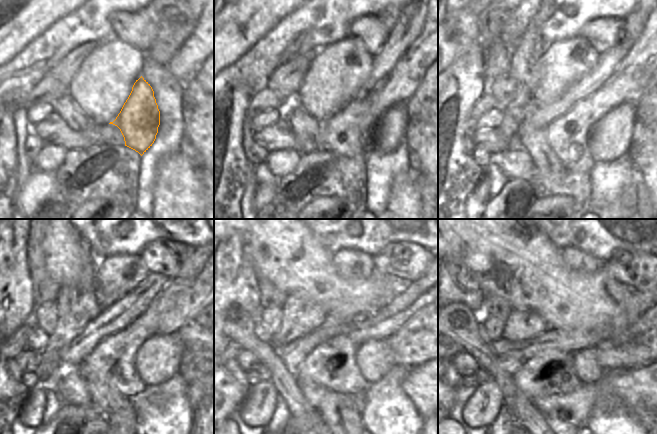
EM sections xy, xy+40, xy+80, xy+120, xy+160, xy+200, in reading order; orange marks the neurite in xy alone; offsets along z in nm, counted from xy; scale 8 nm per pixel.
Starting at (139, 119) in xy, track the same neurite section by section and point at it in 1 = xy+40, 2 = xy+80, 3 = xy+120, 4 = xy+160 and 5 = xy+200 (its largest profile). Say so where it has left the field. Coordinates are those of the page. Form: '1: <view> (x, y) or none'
1: xy+40 (349, 133)
2: xy+80 (567, 135)
3: xy+120 (113, 360)
4: xy+160 (332, 365)
5: xy+200 (550, 372)

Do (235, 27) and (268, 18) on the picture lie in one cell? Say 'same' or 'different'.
same

